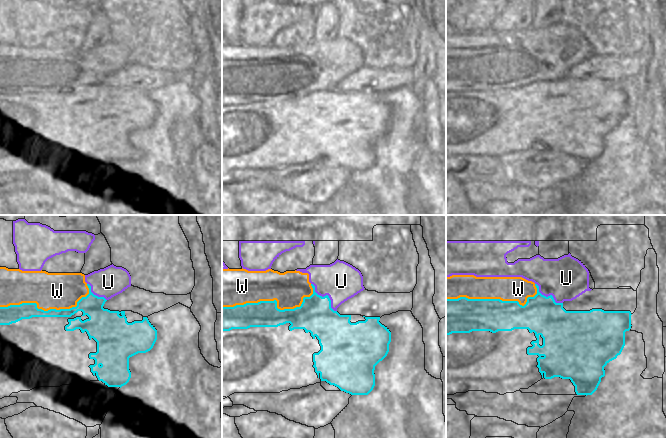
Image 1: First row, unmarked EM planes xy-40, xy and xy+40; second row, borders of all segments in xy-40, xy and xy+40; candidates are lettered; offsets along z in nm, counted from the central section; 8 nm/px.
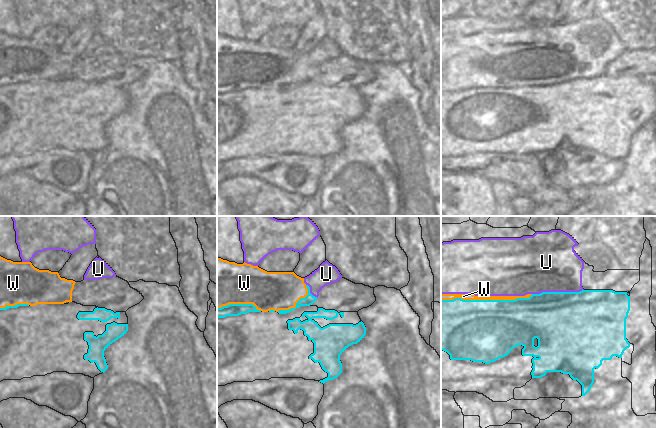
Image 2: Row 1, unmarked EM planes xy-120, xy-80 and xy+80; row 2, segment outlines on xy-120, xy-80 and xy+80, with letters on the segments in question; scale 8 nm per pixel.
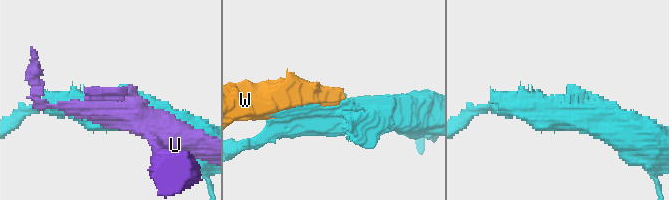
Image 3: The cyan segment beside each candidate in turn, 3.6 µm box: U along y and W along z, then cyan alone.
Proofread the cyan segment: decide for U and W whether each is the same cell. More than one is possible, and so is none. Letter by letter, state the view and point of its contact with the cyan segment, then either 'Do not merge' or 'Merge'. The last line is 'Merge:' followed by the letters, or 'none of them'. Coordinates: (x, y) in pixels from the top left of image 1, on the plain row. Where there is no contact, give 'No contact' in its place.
U: Touches cyan at xy (326, 71). Do not merge
W: Touches cyan at xy (274, 76). Do not merge
Merge: none of them.

